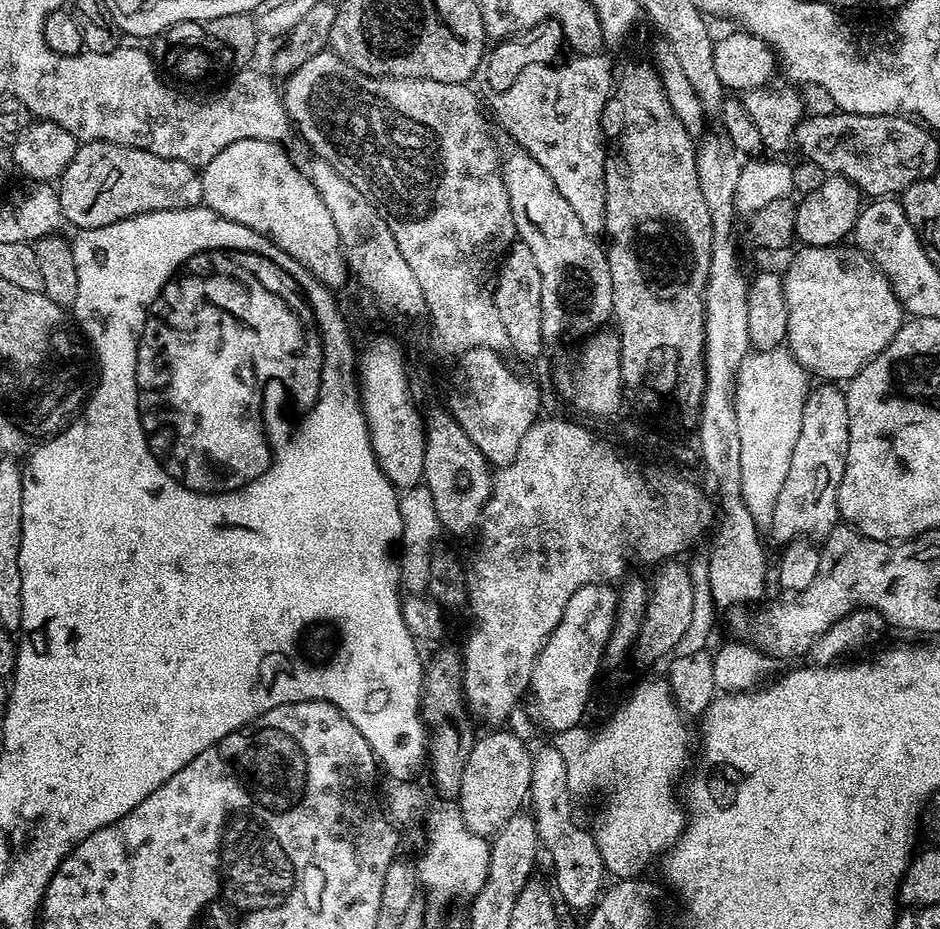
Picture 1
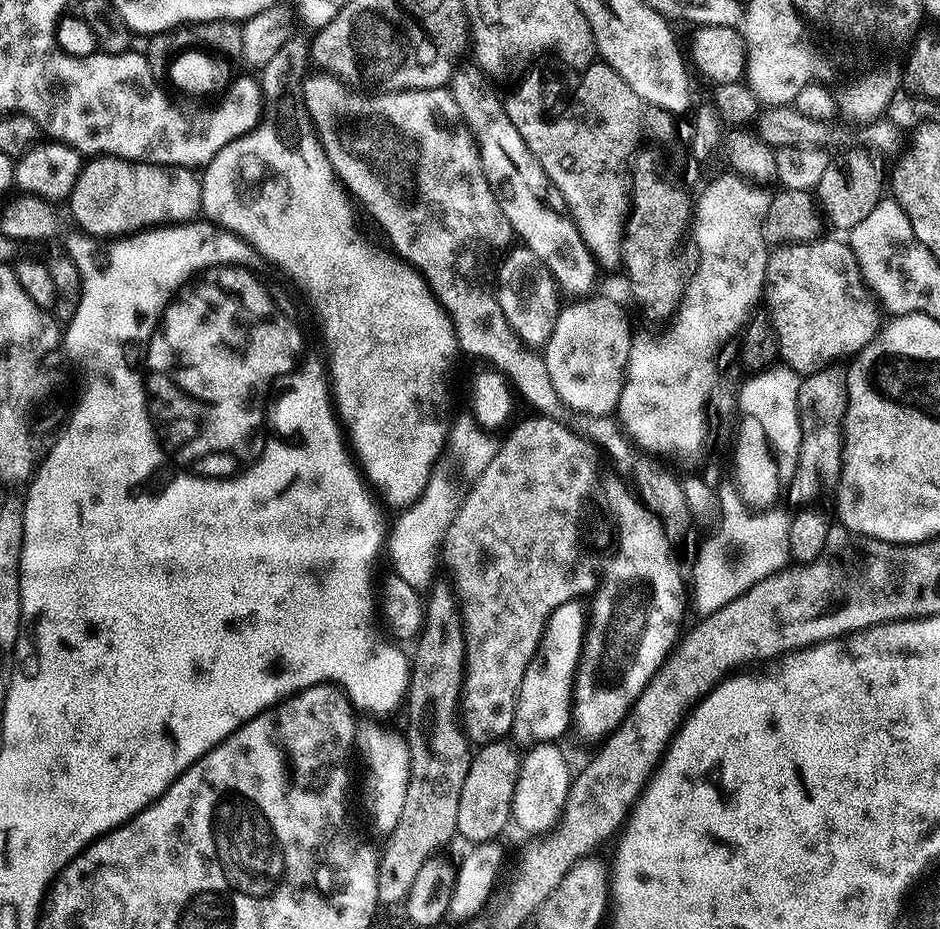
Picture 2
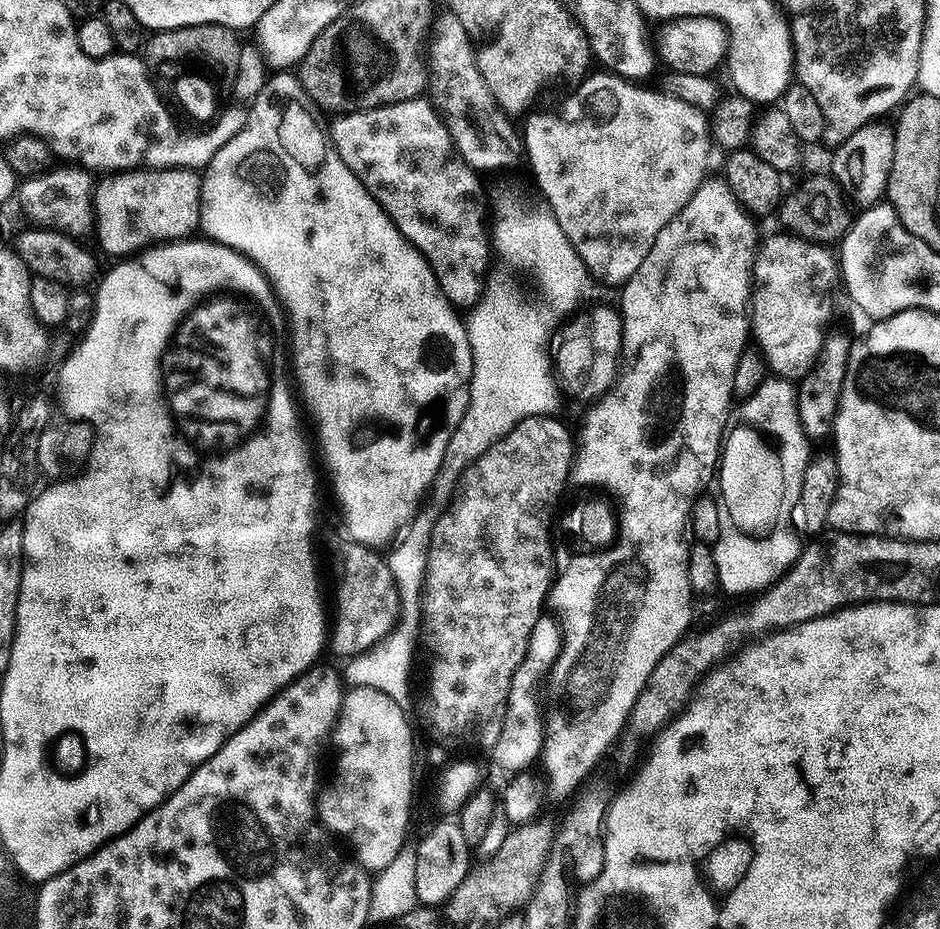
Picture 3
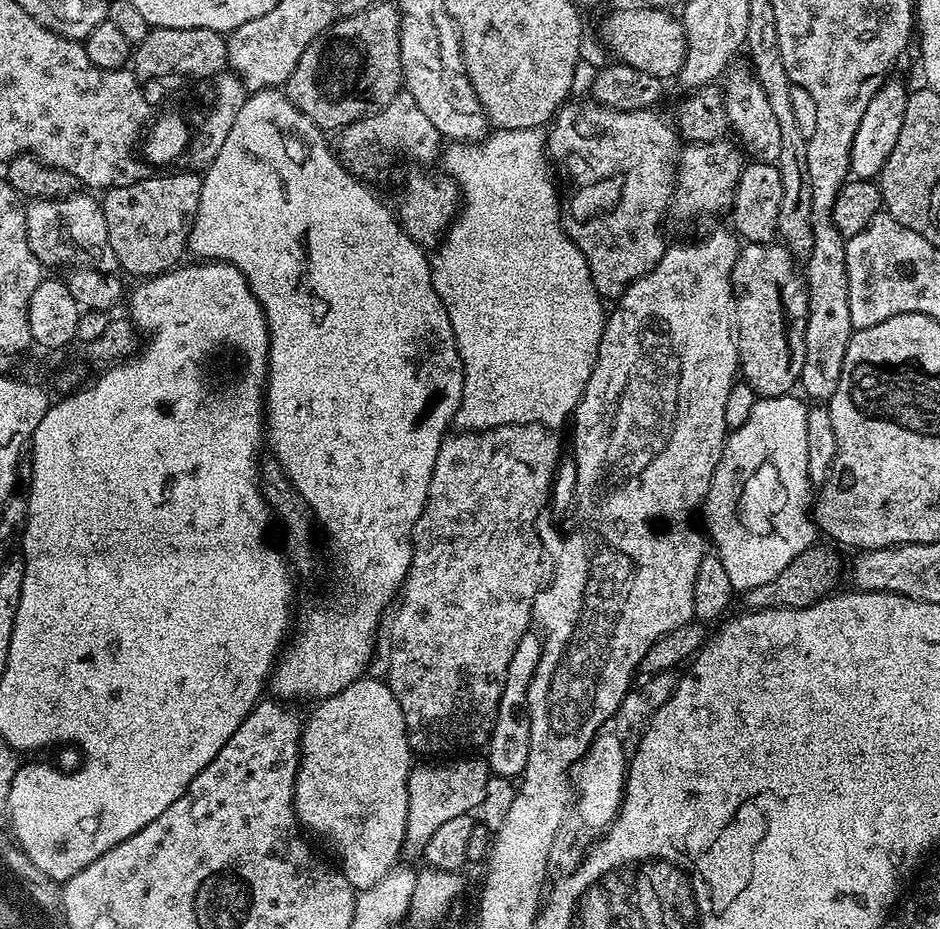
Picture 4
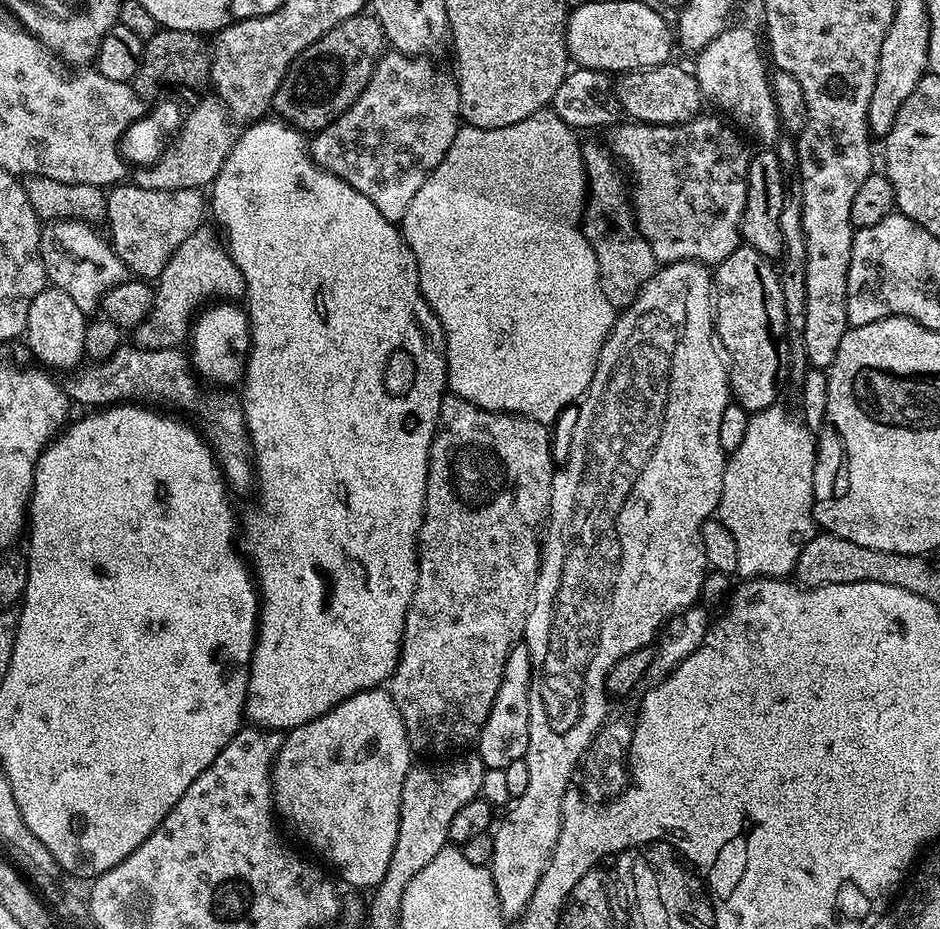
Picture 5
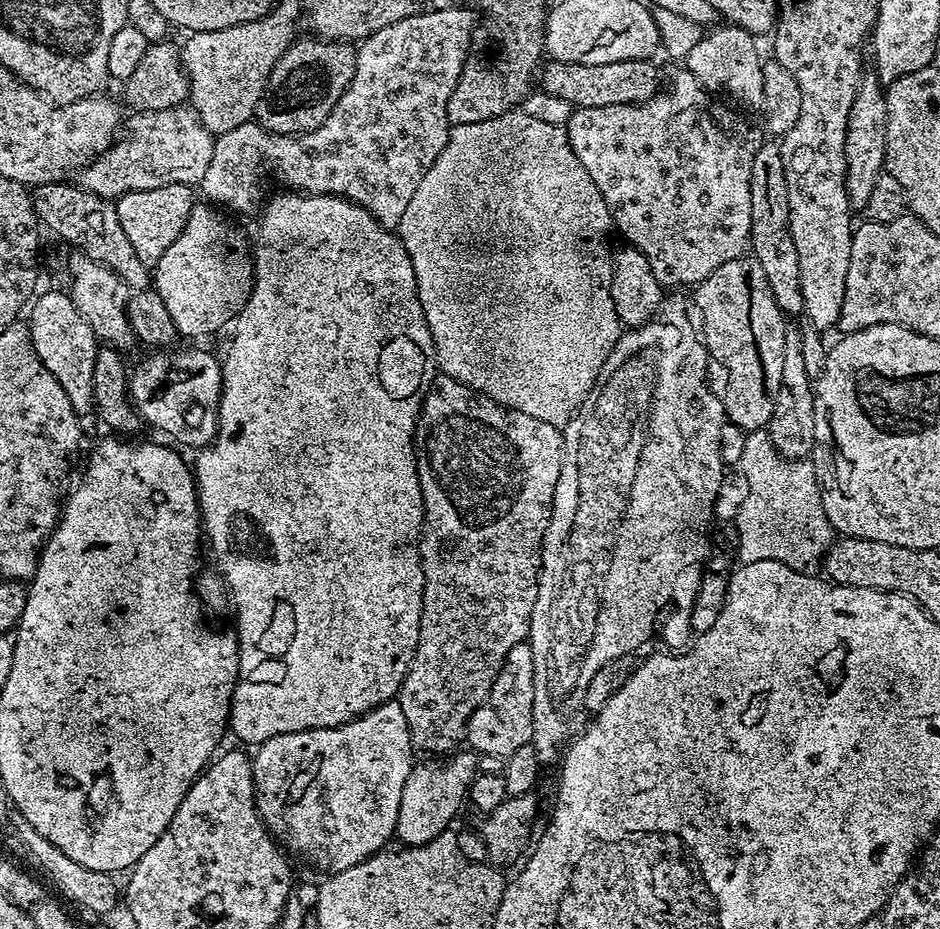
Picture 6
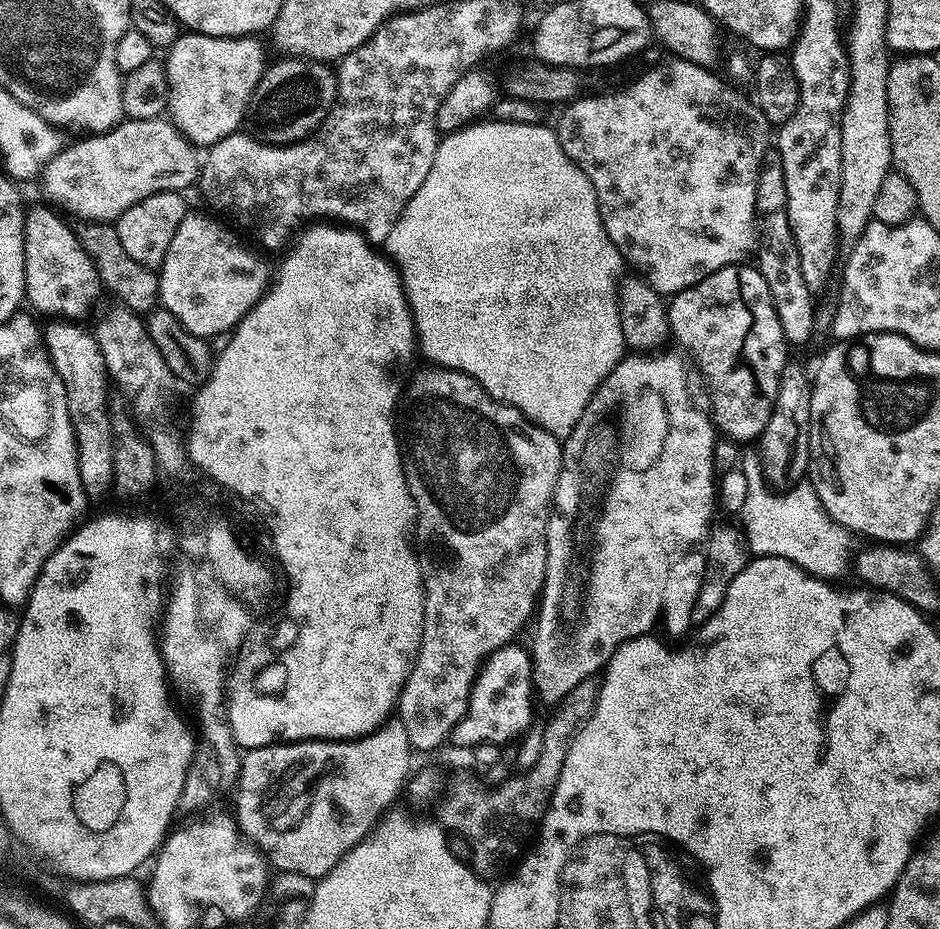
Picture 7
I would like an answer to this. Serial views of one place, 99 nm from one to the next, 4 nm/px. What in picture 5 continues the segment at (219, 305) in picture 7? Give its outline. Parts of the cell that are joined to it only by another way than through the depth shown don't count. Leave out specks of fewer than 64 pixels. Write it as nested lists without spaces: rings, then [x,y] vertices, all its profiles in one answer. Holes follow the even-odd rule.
[[[201,226],[190,234],[190,238],[186,238],[186,242],[182,242],[182,246],[178,246],[178,250],[174,250],[155,281],[148,319],[131,329],[130,340],[137,348],[174,348],[183,345],[183,340],[185,343],[189,339],[194,317],[205,305],[217,298],[240,298],[245,295],[246,285],[240,268],[232,261],[225,241],[217,236],[208,226]]]

